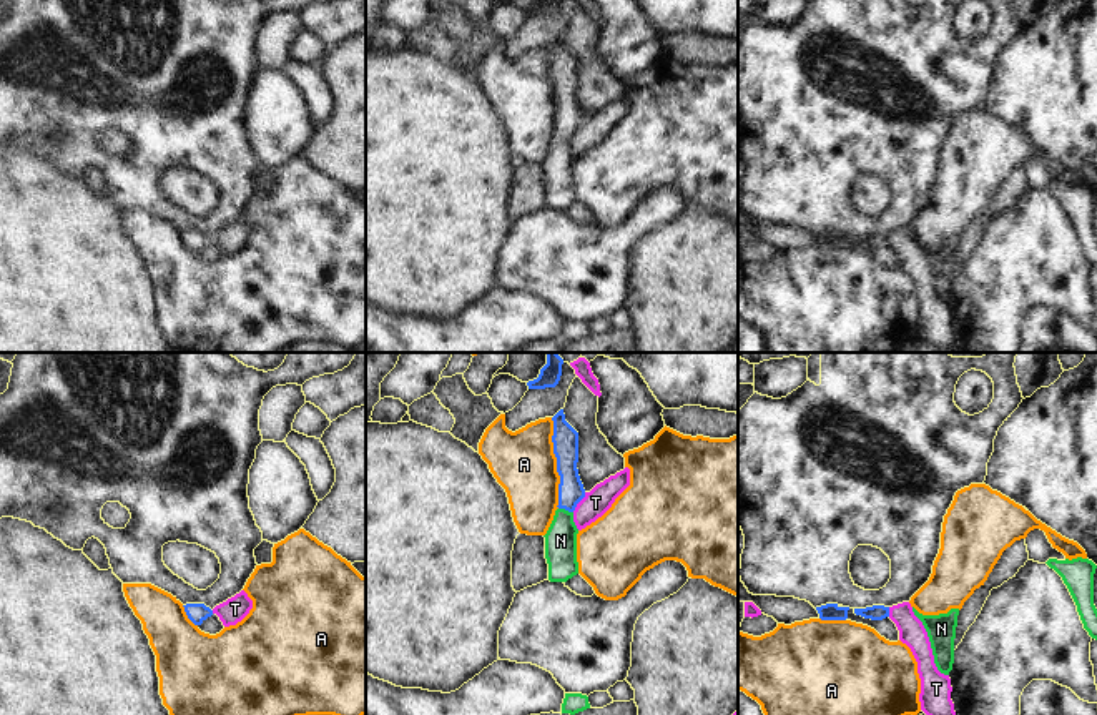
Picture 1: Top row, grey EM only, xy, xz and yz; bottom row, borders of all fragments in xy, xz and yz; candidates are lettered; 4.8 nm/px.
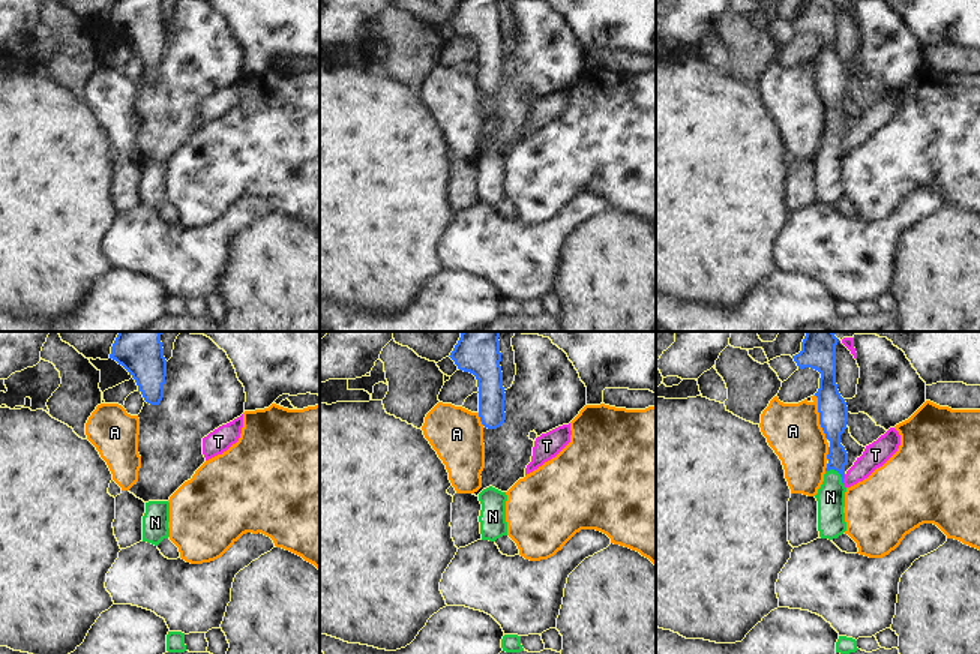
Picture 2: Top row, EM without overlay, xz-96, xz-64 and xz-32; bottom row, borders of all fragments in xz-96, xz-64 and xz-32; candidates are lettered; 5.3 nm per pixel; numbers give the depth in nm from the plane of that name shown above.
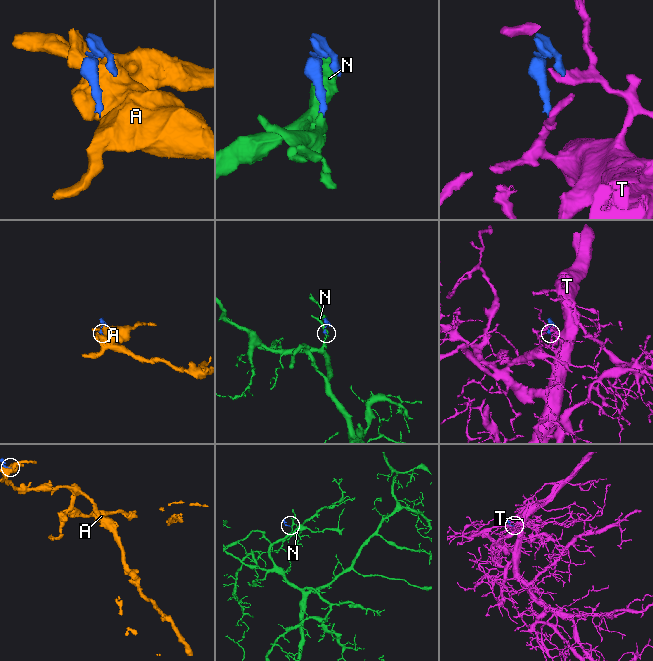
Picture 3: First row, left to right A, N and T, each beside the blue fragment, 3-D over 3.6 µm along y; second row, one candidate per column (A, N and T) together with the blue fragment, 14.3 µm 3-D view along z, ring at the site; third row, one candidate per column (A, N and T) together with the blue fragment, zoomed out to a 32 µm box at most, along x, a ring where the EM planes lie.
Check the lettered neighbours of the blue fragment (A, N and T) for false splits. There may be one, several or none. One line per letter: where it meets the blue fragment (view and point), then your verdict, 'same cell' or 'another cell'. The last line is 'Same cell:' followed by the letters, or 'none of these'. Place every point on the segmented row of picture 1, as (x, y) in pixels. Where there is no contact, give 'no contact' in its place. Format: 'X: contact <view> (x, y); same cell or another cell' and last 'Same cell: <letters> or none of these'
A: contact xz (557, 463); another cell
N: contact xz (565, 509); same cell
T: contact xz (579, 501); another cell
Same cell: N

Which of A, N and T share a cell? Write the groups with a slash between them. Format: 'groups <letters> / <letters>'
groups A / N / T

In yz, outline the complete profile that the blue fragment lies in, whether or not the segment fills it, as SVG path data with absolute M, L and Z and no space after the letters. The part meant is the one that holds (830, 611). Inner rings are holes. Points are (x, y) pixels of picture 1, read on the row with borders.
M826 604L816 607L821 620L846 620L849 607L839 607L838 604Z

